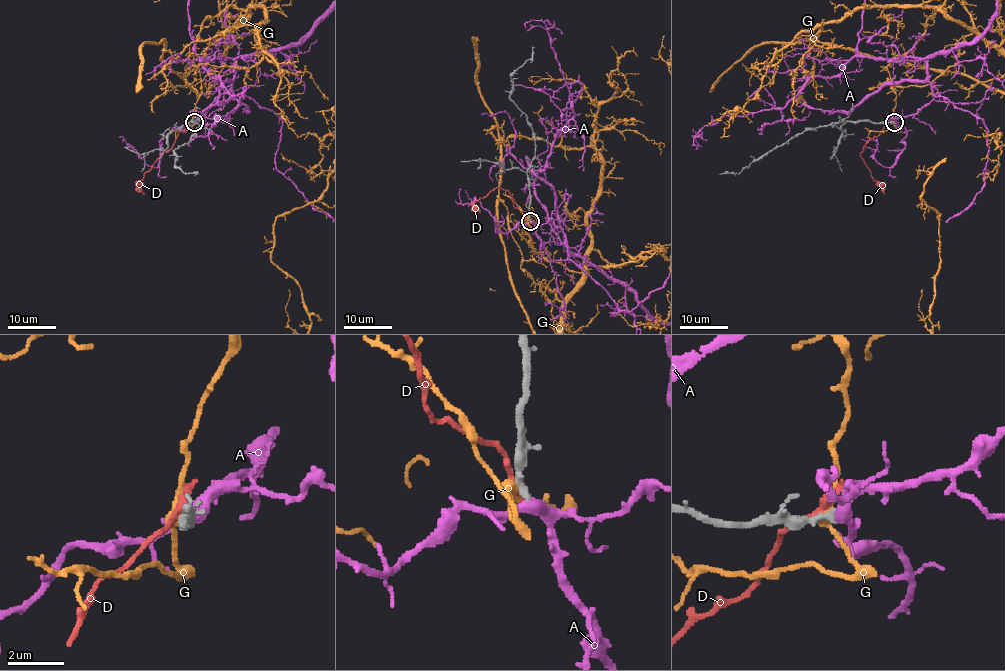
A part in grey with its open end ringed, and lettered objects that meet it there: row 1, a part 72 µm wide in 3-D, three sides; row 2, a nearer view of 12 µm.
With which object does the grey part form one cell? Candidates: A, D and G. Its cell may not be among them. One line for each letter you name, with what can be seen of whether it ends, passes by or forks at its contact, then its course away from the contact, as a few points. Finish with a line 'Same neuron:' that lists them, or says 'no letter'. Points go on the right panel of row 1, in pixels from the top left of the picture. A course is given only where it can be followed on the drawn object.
A: it passes by
Same neuron: A

